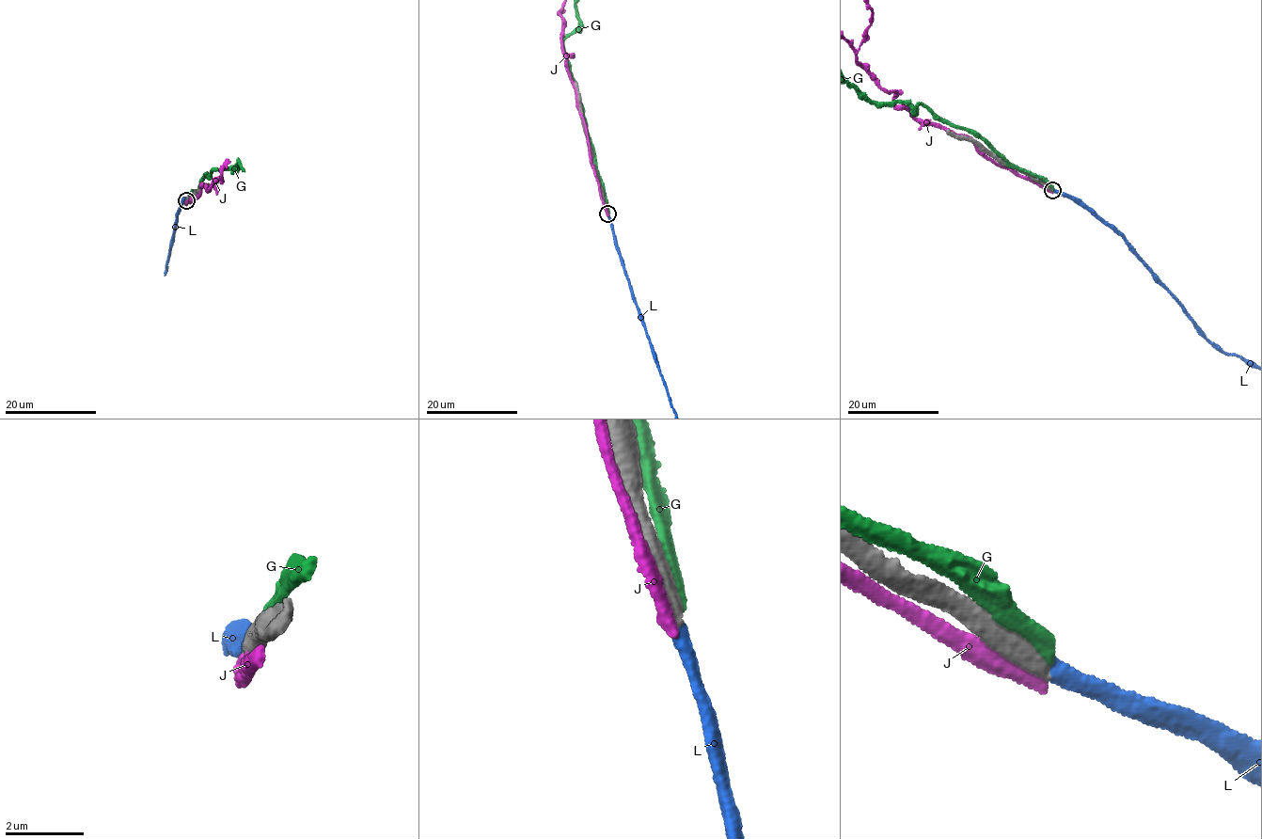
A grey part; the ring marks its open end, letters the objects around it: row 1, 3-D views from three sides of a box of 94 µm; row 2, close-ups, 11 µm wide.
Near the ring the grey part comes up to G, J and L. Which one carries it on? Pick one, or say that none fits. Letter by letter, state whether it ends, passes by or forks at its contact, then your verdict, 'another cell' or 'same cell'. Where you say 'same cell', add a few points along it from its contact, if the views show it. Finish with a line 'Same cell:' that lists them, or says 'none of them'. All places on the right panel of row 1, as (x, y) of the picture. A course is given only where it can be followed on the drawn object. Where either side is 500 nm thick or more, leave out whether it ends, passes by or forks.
G: another cell
J: another cell
L: same cell
Same cell: L

